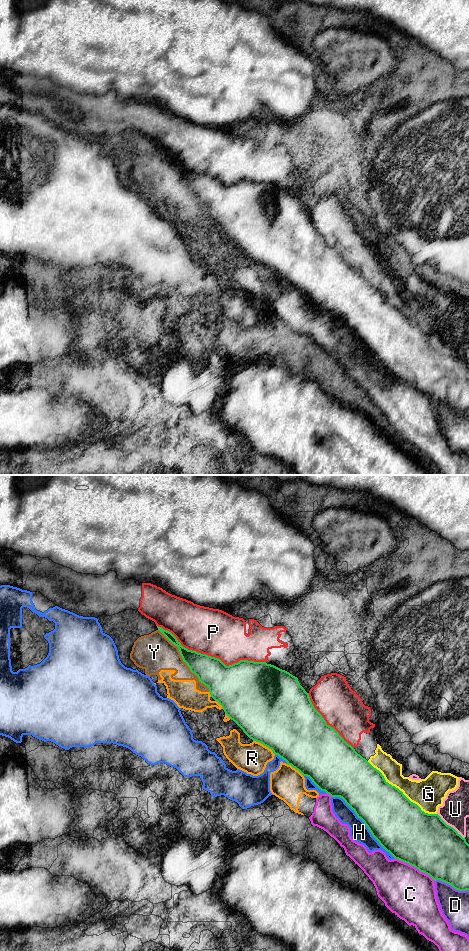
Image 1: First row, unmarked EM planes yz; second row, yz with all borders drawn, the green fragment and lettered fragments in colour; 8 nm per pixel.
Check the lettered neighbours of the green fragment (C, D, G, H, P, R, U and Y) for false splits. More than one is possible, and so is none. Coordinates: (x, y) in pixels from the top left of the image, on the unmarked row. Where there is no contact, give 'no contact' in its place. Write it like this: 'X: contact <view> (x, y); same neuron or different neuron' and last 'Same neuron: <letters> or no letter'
C: contact yz (415, 387); different neuron
D: contact yz (451, 405); different neuron
G: contact yz (401, 311); different neuron
H: contact yz (364, 343); different neuron
P: contact yz (210, 176); different neuron
R: contact yz (264, 265); different neuron
U: contact yz (450, 346); different neuron
Y: contact yz (183, 180); different neuron
Same neuron: no letter

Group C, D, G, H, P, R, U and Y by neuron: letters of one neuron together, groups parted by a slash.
C R Y / D / G P / H / U

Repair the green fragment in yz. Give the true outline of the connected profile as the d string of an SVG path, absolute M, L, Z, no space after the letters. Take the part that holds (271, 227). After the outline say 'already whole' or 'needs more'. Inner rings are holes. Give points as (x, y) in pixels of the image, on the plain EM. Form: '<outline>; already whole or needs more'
M158 147L158 150L175 166L178 167L180 175L183 181L190 188L190 191L194 193L199 201L209 208L211 217L217 221L223 228L225 234L233 240L243 252L253 261L259 262L273 271L275 275L285 280L288 285L298 290L303 296L309 297L312 302L321 310L325 311L331 317L340 317L345 323L355 332L358 338L360 338L367 346L372 356L379 362L379 364L389 372L395 379L408 383L414 386L420 392L429 395L434 401L440 400L451 405L454 409L459 411L469 410L469 364L466 359L463 358L453 347L447 345L438 334L428 334L421 330L421 328L411 322L402 311L395 306L389 304L382 293L374 288L365 278L358 274L355 269L349 265L339 253L331 246L329 246L322 235L314 228L309 214L300 205L298 198L290 194L289 192L282 190L274 185L267 184L266 182L254 182L248 180L240 180L237 183L226 186L220 179L201 174L196 171L188 170L183 167L177 158L169 151L164 150L162 147Z; already whole

